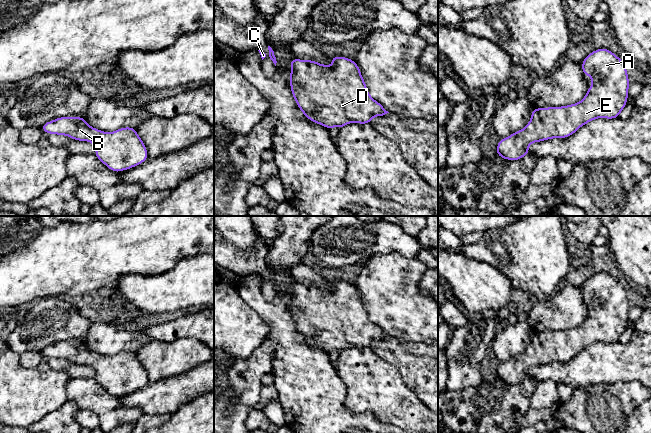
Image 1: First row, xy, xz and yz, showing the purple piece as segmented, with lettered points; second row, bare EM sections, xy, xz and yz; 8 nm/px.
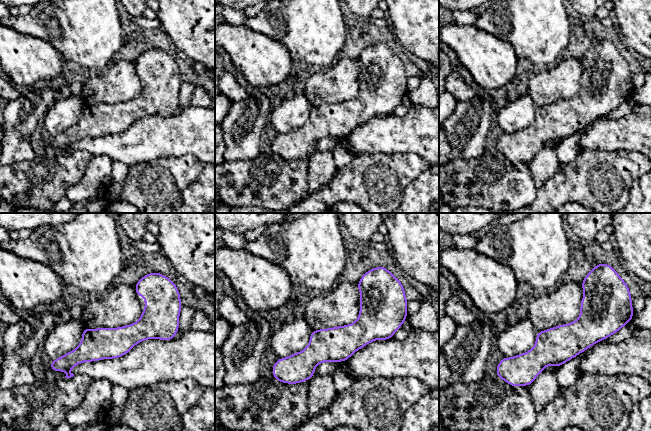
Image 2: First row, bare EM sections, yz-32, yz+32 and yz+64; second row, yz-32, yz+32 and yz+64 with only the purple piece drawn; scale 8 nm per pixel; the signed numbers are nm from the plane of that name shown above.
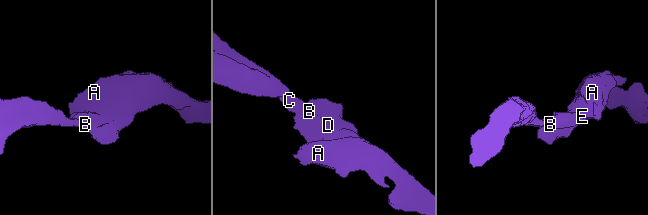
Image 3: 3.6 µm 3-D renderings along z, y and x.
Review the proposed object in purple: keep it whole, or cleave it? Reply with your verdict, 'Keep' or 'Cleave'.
Keep

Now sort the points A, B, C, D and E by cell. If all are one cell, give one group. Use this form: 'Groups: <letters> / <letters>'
Groups: A B C D E

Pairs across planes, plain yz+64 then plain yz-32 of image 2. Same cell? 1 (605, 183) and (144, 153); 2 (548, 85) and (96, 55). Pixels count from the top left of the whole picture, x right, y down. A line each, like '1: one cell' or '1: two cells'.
1: two cells
2: two cells

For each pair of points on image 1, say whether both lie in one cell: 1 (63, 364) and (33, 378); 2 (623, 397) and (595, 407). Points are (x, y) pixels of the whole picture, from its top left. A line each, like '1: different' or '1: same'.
1: different
2: same

